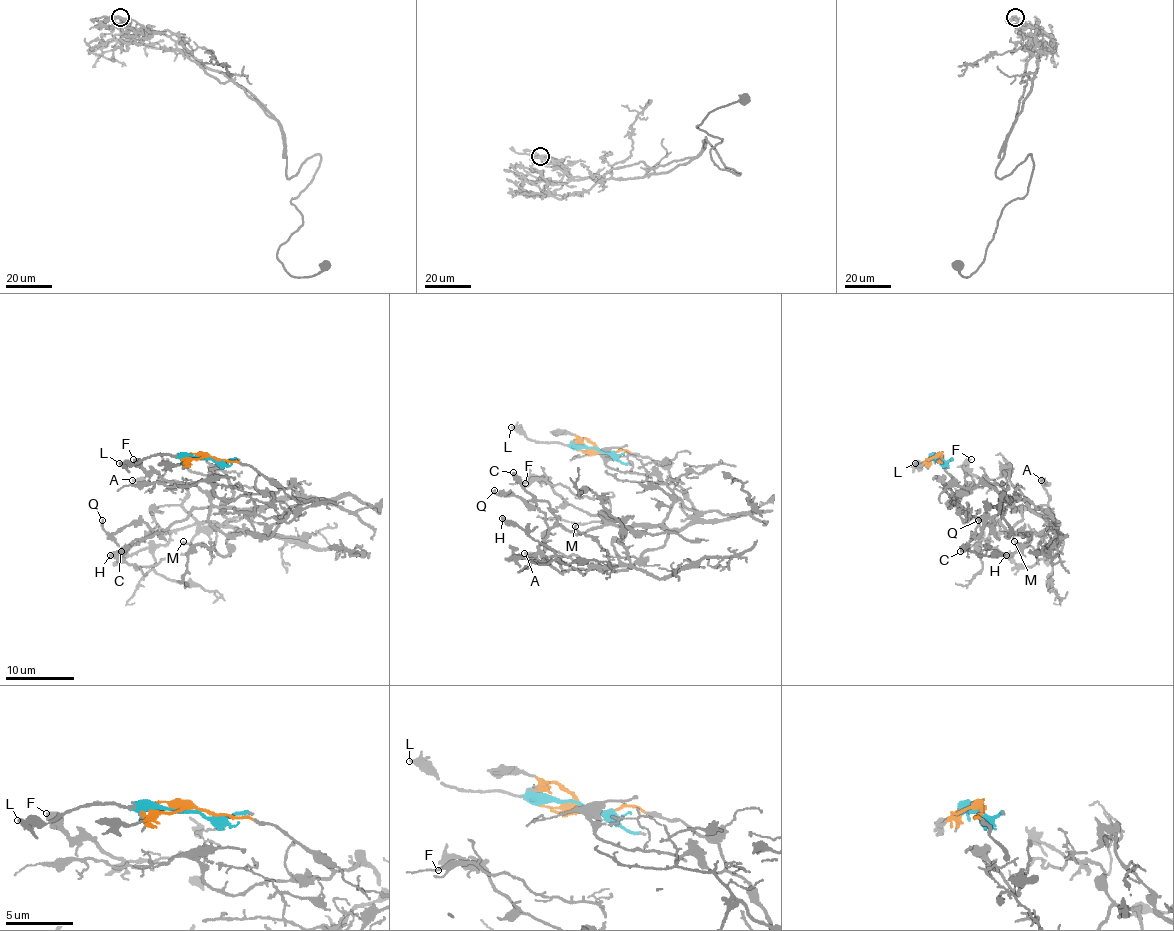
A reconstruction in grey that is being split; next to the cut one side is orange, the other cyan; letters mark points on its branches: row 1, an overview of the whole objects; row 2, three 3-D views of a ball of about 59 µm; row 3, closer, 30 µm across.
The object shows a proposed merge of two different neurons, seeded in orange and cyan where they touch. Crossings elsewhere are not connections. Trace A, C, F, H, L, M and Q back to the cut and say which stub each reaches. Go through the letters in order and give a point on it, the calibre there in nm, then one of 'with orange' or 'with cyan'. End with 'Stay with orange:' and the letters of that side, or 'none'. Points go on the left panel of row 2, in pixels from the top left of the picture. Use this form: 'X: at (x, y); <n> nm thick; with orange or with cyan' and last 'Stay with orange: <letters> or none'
A: at (132, 480); 320 nm thick; with orange
C: at (121, 551); 440 nm thick; with orange
F: at (133, 459); 400 nm thick; with orange
H: at (110, 555); 480 nm thick; with orange
L: at (119, 463); 320 nm thick; with cyan
M: at (183, 541); 190 nm thick; with orange
Q: at (102, 520); 160 nm thick; with orange
Stay with orange: A, C, F, H, M, Q

